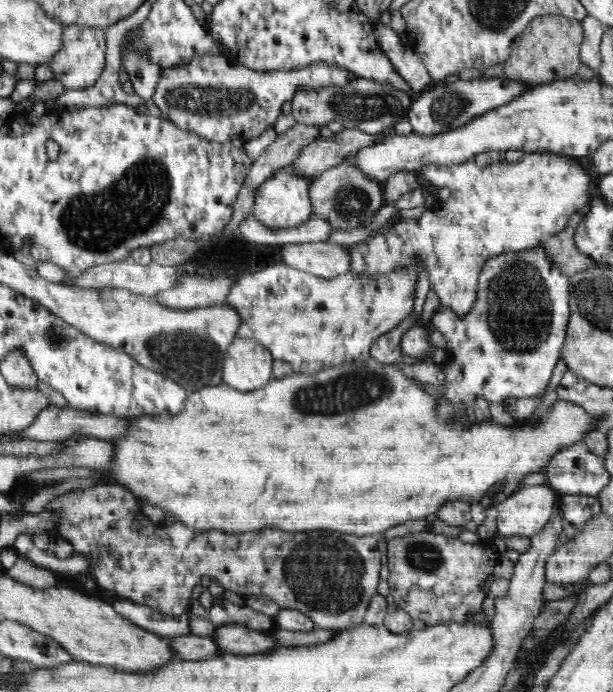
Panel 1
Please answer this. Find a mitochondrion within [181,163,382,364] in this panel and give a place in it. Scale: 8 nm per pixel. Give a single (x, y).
(348, 203)

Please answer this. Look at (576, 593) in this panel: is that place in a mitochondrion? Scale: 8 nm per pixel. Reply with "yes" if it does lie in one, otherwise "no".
no

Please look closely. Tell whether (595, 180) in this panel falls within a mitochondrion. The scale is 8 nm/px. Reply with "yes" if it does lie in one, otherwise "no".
no

